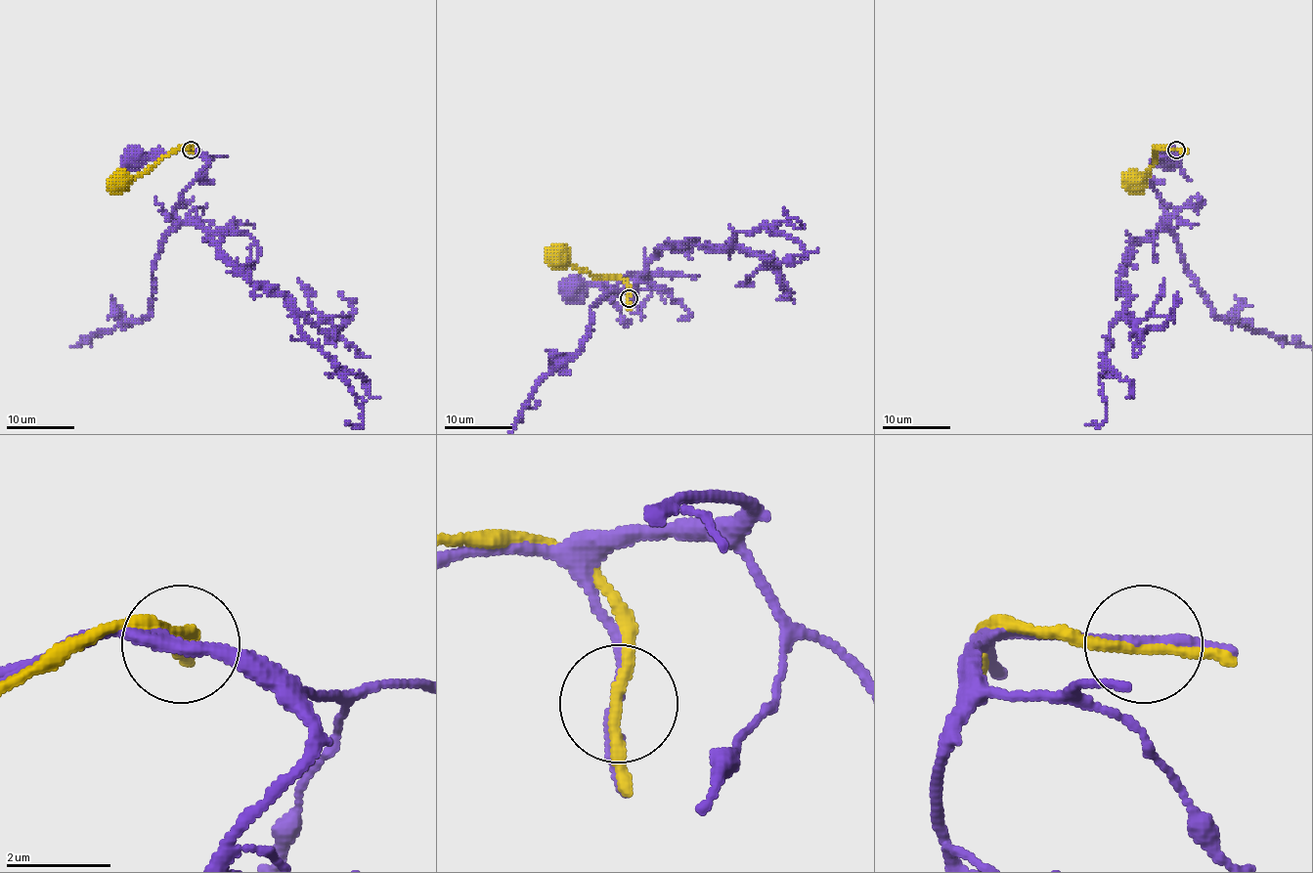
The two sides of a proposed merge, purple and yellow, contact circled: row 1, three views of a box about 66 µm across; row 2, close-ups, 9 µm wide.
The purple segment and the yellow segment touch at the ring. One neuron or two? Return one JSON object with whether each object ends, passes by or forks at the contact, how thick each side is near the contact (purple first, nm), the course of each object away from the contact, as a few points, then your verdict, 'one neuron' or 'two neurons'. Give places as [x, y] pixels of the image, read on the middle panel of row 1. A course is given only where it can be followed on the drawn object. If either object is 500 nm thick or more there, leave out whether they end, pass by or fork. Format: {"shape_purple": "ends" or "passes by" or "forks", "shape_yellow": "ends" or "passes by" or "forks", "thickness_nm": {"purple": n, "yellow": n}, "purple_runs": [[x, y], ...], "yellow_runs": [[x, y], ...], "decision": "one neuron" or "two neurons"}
{"shape_purple": "passes by", "shape_yellow": "passes by", "thickness_nm": {"purple": 200, "yellow": 200}, "purple_runs": [[628, 298], [627, 284], [618, 278], [594, 280], [577, 291], [572, 288]], "yellow_runs": [[628, 298], [630, 286], [621, 278], [590, 276], [574, 266], [556, 266], [553, 263], [556, 259]], "decision": "two neurons"}

